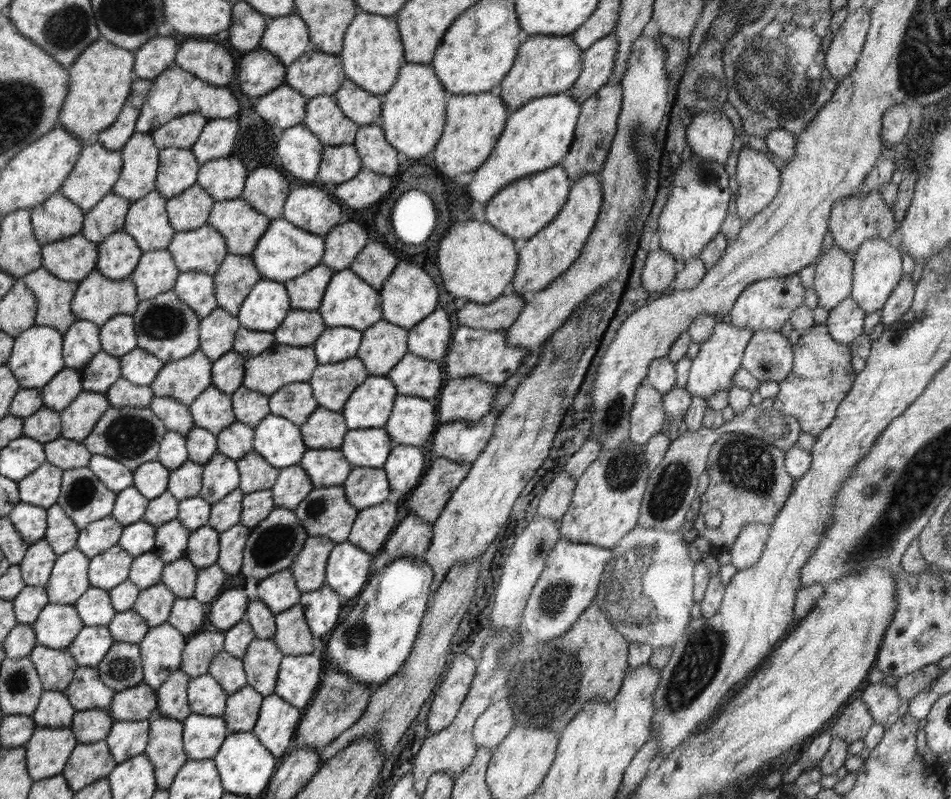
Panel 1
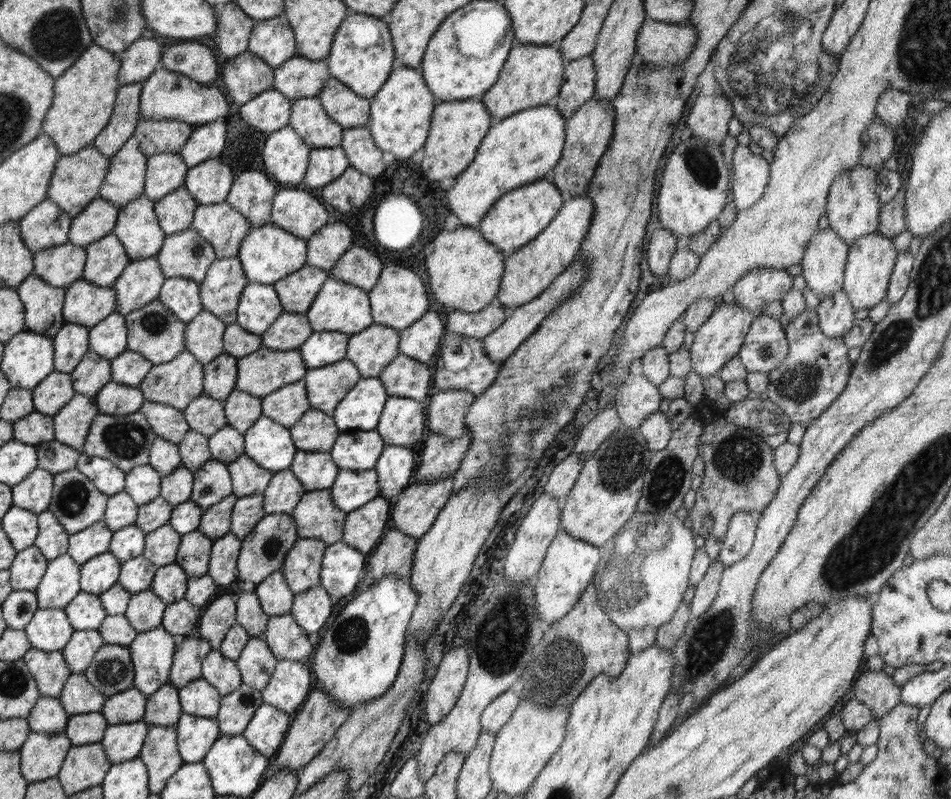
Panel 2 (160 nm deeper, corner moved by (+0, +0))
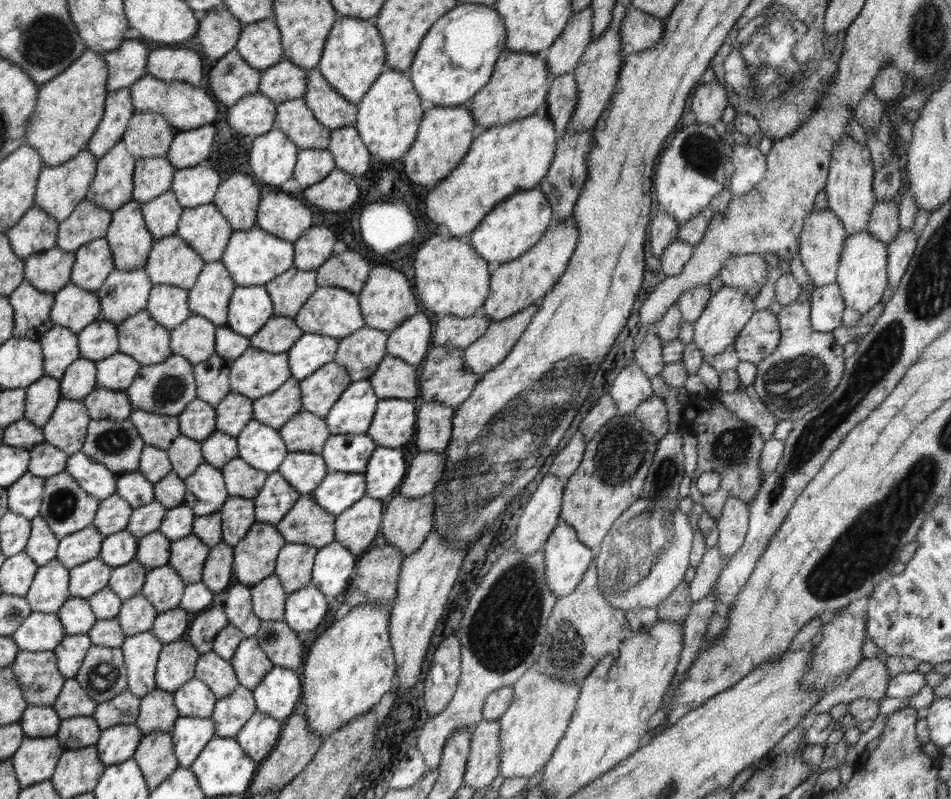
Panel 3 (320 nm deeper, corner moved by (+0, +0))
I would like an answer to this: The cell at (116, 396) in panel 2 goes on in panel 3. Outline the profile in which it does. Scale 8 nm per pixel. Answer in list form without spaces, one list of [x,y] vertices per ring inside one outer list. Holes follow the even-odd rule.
[[[97,387],[83,399],[91,419],[126,420],[133,411],[125,391]]]

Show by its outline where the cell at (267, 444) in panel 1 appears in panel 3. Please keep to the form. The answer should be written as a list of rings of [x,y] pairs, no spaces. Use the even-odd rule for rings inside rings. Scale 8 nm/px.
[[[256,419],[250,420],[238,437],[238,457],[256,470],[271,473],[277,470],[288,454],[279,429]]]

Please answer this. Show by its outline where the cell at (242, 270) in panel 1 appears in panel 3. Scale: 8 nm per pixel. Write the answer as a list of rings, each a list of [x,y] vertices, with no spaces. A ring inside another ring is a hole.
[[[221,260],[206,262],[196,282],[188,291],[188,309],[207,318],[215,326],[225,326],[228,304],[236,283]]]

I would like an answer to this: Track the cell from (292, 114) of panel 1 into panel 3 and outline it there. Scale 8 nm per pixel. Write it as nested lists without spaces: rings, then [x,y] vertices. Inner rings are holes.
[[[258,92],[228,107],[226,127],[236,133],[260,136],[273,128],[277,104]]]

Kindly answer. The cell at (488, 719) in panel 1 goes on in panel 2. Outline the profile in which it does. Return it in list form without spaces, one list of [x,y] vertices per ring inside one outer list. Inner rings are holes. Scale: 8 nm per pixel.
[[[504,692],[488,704],[481,717],[483,731],[490,731],[494,736],[506,724],[518,708],[520,697],[514,692]]]

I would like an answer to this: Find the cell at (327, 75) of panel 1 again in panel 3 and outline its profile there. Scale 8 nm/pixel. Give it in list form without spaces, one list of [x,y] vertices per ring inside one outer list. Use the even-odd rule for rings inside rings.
[[[287,59],[263,70],[259,82],[259,92],[276,104],[303,98],[306,87],[306,69]]]

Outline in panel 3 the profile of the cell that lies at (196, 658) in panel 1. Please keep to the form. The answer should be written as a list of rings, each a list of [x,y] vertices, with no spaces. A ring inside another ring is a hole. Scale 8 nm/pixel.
[[[183,639],[165,644],[160,650],[156,668],[156,686],[172,694],[195,678],[195,667],[201,654]]]

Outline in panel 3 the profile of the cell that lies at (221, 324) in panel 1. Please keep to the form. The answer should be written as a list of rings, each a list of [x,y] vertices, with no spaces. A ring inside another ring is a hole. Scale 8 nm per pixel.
[[[192,314],[170,331],[171,351],[184,356],[190,364],[204,362],[215,354],[215,332],[215,324]]]

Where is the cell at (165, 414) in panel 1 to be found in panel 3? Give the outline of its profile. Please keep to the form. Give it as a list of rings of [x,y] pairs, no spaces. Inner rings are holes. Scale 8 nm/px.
[[[133,410],[129,419],[138,429],[145,445],[168,450],[181,434],[177,416],[154,414],[145,410]]]

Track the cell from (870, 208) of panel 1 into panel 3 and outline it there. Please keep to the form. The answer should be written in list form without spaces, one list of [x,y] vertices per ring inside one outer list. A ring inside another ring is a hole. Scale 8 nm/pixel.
[[[849,134],[835,142],[833,148],[832,162],[830,162],[827,184],[824,188],[828,198],[828,208],[842,222],[847,235],[866,231],[872,207],[878,202],[873,188],[875,172],[871,152],[866,146],[863,147],[852,139]]]

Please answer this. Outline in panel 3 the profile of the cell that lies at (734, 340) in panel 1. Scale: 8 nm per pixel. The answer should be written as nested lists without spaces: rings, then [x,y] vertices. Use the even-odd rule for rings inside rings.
[[[722,286],[716,294],[711,295],[710,302],[705,306],[700,318],[693,322],[693,343],[703,352],[705,360],[724,352],[727,346],[732,345],[736,335],[756,311],[754,298],[746,293],[746,290],[740,290],[740,288]]]

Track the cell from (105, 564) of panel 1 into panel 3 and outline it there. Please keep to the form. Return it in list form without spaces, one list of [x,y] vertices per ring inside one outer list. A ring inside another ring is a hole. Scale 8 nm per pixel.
[[[99,556],[69,569],[70,597],[87,599],[102,590],[109,583],[112,569]]]

